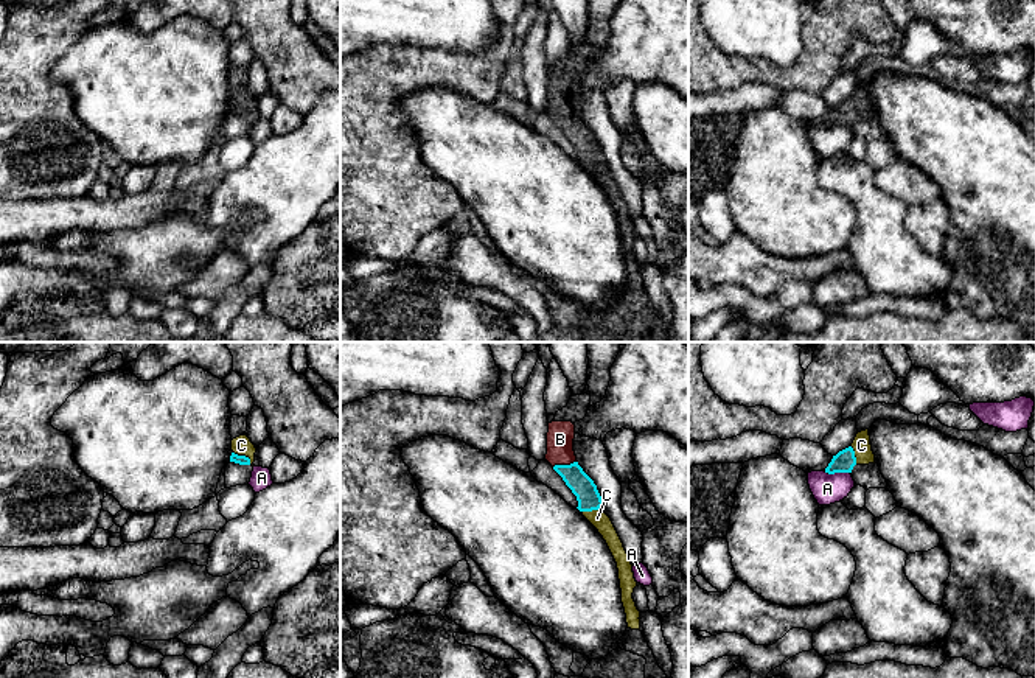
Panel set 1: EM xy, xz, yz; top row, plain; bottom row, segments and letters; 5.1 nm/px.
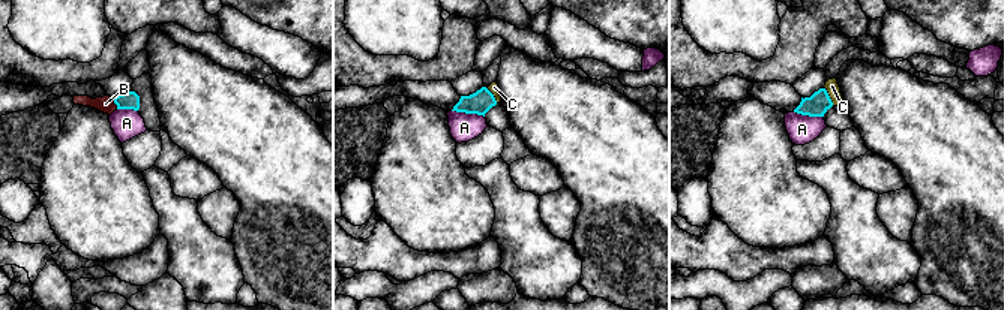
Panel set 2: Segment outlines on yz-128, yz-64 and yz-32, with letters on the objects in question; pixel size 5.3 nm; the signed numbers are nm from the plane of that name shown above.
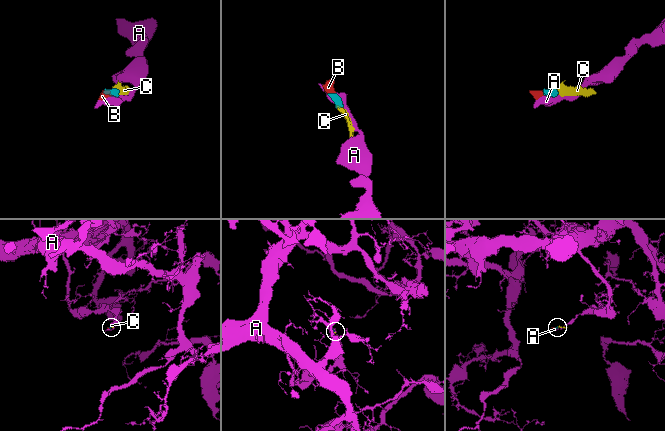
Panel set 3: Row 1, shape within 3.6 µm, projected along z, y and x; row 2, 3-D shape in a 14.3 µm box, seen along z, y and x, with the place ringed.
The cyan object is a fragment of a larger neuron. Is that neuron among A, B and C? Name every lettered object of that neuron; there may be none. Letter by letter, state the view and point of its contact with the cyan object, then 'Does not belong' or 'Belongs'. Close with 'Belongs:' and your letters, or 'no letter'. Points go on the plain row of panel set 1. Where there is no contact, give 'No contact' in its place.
A: Touches cyan at yz (836, 123). Does not belong
B: Touches cyan at xz (564, 117). Belongs
C: Touches cyan at xy (244, 108). Belongs
Belongs: B, C

